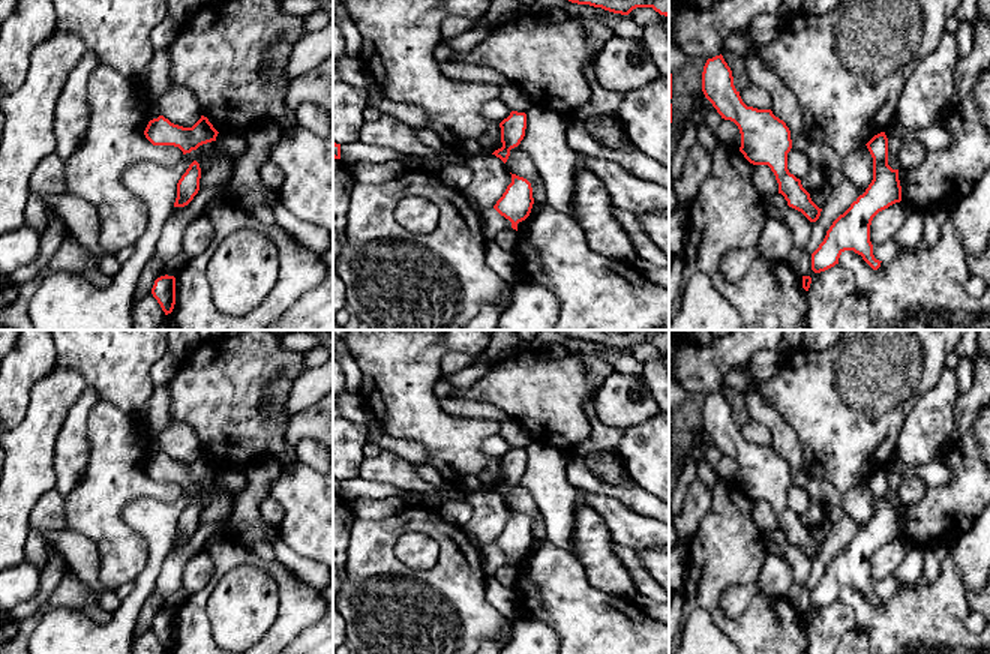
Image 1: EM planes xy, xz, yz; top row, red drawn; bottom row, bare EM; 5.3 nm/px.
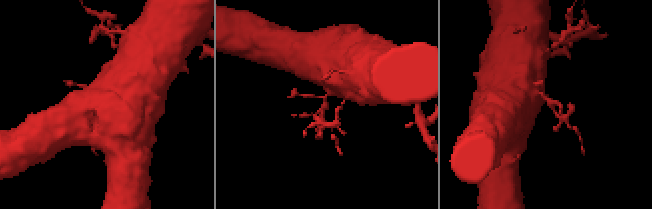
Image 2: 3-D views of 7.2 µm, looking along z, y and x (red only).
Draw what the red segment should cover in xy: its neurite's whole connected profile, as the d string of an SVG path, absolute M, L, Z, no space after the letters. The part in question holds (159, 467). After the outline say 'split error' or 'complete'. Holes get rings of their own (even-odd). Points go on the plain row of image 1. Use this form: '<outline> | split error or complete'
M164 452L148 458L144 471L153 482L174 482L183 490L196 486L200 482L216 477L218 466L207 453L201 454L192 464L183 464L171 459Z | complete

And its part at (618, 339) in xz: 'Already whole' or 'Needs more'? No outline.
Already whole

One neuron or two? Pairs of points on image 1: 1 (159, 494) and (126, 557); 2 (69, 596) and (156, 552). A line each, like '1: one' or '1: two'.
1: one
2: two

